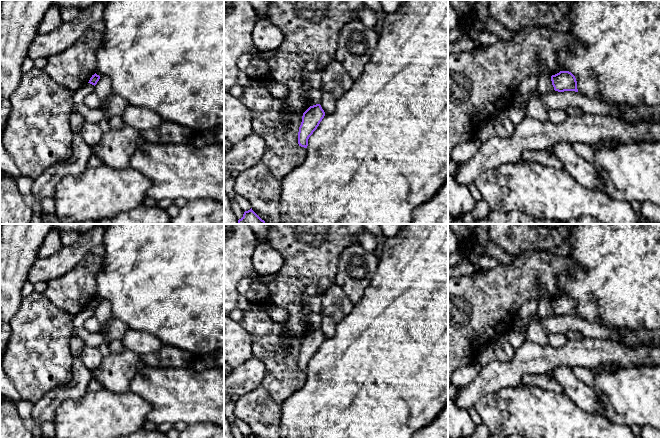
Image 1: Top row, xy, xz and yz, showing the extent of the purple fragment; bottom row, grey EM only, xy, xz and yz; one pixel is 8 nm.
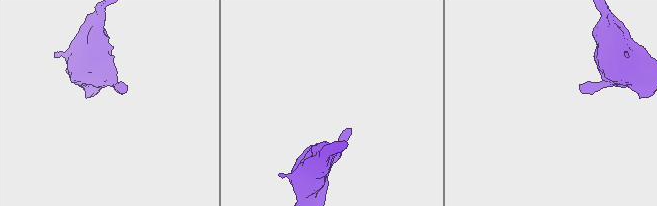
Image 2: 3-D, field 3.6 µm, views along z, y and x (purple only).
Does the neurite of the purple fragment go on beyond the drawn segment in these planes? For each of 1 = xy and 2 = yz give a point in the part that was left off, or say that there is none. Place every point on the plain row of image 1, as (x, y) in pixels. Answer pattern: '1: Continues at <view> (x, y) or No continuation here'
1: No continuation here
2: No continuation here

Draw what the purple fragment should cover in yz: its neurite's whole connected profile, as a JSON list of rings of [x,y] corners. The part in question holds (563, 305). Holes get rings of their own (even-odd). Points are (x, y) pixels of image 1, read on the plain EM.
[[[560,295],[559,297],[551,300],[552,309],[555,315],[575,315],[577,313],[577,305],[575,300],[569,295]]]

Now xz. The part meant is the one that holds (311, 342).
[[[320,328],[310,330],[303,337],[302,346],[298,356],[299,370],[307,372],[309,361],[317,353],[324,340],[325,336]]]

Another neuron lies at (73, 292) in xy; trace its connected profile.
[[[90,252],[67,274],[47,282],[44,295],[57,308],[77,314],[96,297],[96,276],[102,265],[103,257]]]

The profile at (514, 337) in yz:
[[[515,327],[508,331],[506,339],[514,349],[518,349],[524,341],[523,335]]]

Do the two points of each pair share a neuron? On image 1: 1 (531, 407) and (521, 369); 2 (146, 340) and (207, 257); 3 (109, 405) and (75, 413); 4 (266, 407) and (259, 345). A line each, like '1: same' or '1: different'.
1: different
2: different
3: same
4: same

